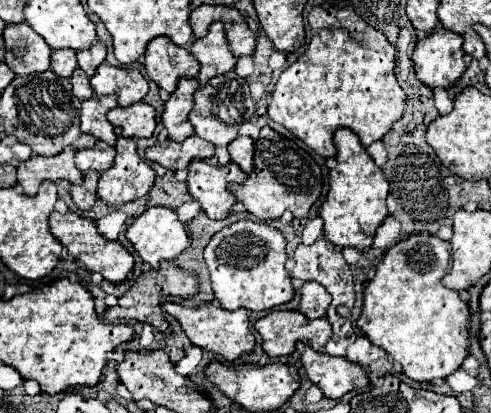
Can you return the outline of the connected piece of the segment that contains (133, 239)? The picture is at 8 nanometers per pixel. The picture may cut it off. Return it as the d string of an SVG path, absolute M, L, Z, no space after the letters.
M161 206L147 208L137 216L127 228L127 240L151 268L159 268L161 260L175 260L191 244L175 210Z

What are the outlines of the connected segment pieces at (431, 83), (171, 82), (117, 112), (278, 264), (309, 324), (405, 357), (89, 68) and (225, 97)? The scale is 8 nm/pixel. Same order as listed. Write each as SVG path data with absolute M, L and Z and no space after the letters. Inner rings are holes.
M437 26L427 38L417 40L413 52L415 74L429 88L449 88L465 70L463 56L463 38L443 26Z
M157 36L145 50L145 70L149 78L165 92L173 92L179 78L193 78L199 72L197 60L165 36Z
M137 102L127 108L117 106L107 112L107 120L113 126L119 126L123 134L131 138L149 138L157 126L155 110L145 102Z
M239 220L219 230L205 248L215 298L227 310L269 310L293 298L291 276L285 270L285 238L279 230L253 220Z
M273 310L255 322L255 330L263 338L263 350L271 358L291 354L295 342L309 344L313 350L323 350L331 336L327 318L307 320L297 310Z
M417 234L409 236L407 240L401 240L397 246L389 248L379 262L375 276L365 286L365 300L363 300L363 312L357 320L357 326L361 332L379 348L383 348L397 364L401 364L401 372L417 382L429 382L435 378L447 378L453 374L461 362L467 358L467 328L469 328L469 310L467 304L459 298L459 294L451 288L445 288L441 284L441 278L449 272L451 266L451 244L431 236L431 234ZM419 248L427 248L429 252L429 264L417 262L413 252Z
M95 42L91 48L87 50L79 50L77 52L77 60L79 60L79 68L87 74L87 76L93 76L97 66L105 60L105 54L107 54L107 48L103 42Z
M231 70L231 72L225 72L223 76L211 78L203 88L195 92L195 106L189 114L189 120L195 128L195 134L215 144L215 156L219 164L225 166L231 160L227 152L227 144L237 138L239 126L247 122L253 116L253 112L255 112L255 100L249 94L247 80L237 76L235 70Z

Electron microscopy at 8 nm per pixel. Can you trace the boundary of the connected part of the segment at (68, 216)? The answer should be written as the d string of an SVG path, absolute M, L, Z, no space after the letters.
M53 212L49 216L49 226L51 226L53 236L67 248L67 252L73 258L81 260L91 272L99 272L105 280L115 282L115 284L123 282L127 274L133 270L133 256L117 240L107 240L105 236L99 236L97 224L93 220L83 218L75 212L65 212L65 214Z

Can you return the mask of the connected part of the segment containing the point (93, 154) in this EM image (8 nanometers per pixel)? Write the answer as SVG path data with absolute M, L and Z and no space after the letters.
M97 140L93 148L81 148L75 154L75 164L81 172L89 172L89 170L97 170L103 172L113 164L113 156L115 156L115 148Z

